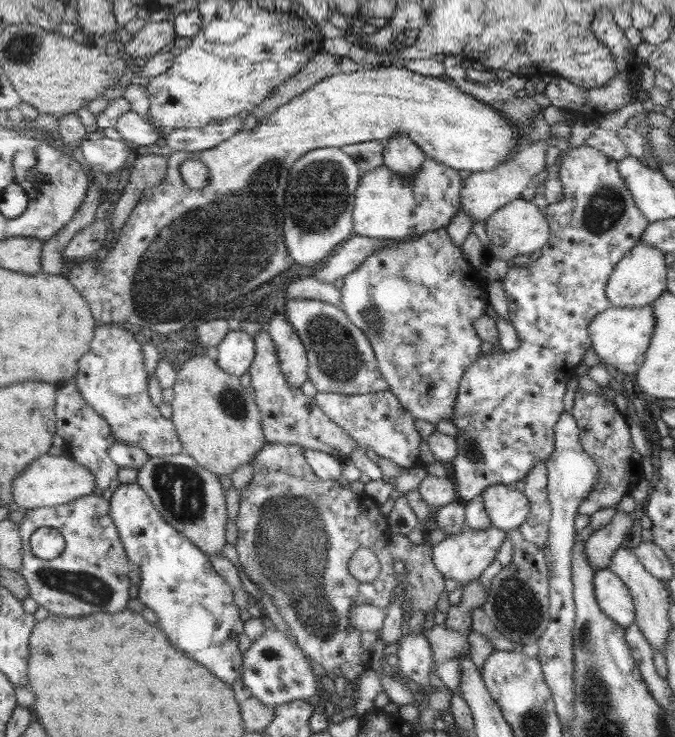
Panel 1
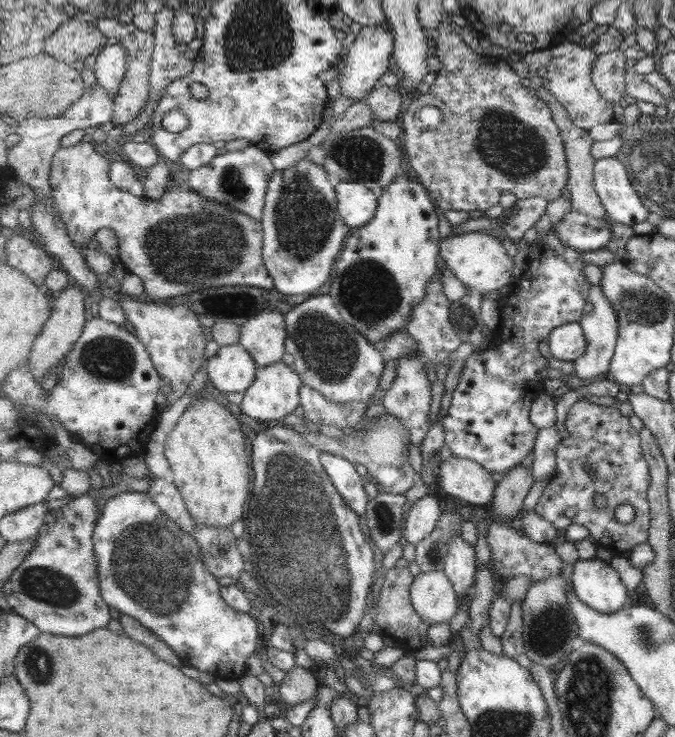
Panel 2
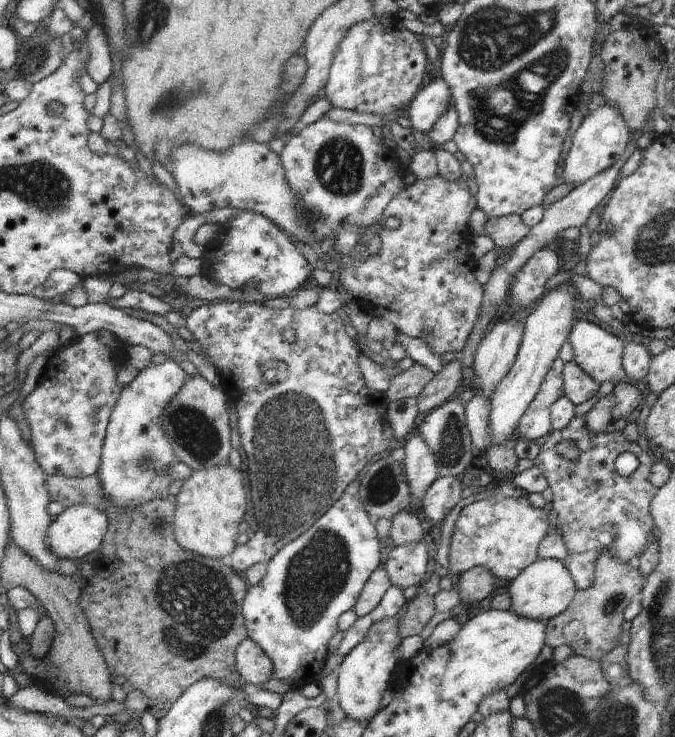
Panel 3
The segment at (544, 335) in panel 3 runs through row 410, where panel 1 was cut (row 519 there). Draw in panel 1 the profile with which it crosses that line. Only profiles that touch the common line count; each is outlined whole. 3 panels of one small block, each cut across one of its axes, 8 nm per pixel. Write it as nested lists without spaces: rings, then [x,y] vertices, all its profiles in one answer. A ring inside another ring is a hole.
[[[494,484],[479,496],[490,525],[509,531],[518,528],[529,514],[529,502],[524,494],[511,490],[510,485]]]

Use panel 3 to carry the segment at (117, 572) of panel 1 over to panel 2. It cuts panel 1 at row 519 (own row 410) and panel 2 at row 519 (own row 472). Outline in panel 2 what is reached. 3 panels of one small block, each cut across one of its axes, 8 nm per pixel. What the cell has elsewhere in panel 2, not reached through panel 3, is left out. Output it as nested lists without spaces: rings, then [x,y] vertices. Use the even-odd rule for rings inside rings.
[[[85,493],[81,496],[73,497],[73,500],[63,508],[53,510],[50,512],[49,517],[46,519],[46,524],[42,527],[38,534],[38,542],[36,547],[28,554],[28,557],[13,571],[11,578],[4,584],[4,599],[9,604],[10,608],[24,616],[27,620],[36,624],[43,633],[58,634],[63,636],[83,636],[83,634],[90,634],[99,628],[105,628],[109,626],[111,622],[111,612],[109,612],[110,605],[106,603],[103,598],[102,589],[99,584],[99,573],[98,573],[98,560],[94,551],[94,530],[97,524],[97,520],[100,517],[99,514],[99,502],[103,498],[95,498],[91,494]]]

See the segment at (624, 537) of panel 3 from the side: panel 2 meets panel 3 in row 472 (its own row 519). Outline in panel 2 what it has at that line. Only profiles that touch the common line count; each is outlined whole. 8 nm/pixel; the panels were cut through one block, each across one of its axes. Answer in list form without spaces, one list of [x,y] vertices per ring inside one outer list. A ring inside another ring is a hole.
[[[585,399],[577,400],[564,421],[567,438],[559,440],[555,448],[556,469],[545,486],[532,512],[557,530],[569,524],[579,524],[588,530],[588,538],[596,546],[607,548],[612,555],[621,555],[648,537],[648,468],[639,452],[638,432],[621,416],[616,406],[597,406]],[[594,494],[605,496],[605,507],[596,509]],[[619,504],[629,504],[635,518],[627,524],[619,523],[613,511]]]

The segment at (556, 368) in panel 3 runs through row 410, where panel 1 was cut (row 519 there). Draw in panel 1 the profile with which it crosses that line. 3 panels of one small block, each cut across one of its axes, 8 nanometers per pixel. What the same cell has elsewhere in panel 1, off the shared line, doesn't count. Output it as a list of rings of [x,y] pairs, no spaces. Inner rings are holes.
[[[545,460],[536,462],[524,476],[523,494],[529,502],[529,514],[525,522],[517,528],[523,540],[536,545],[546,541],[551,514],[549,501],[547,501],[547,473],[544,462]]]

